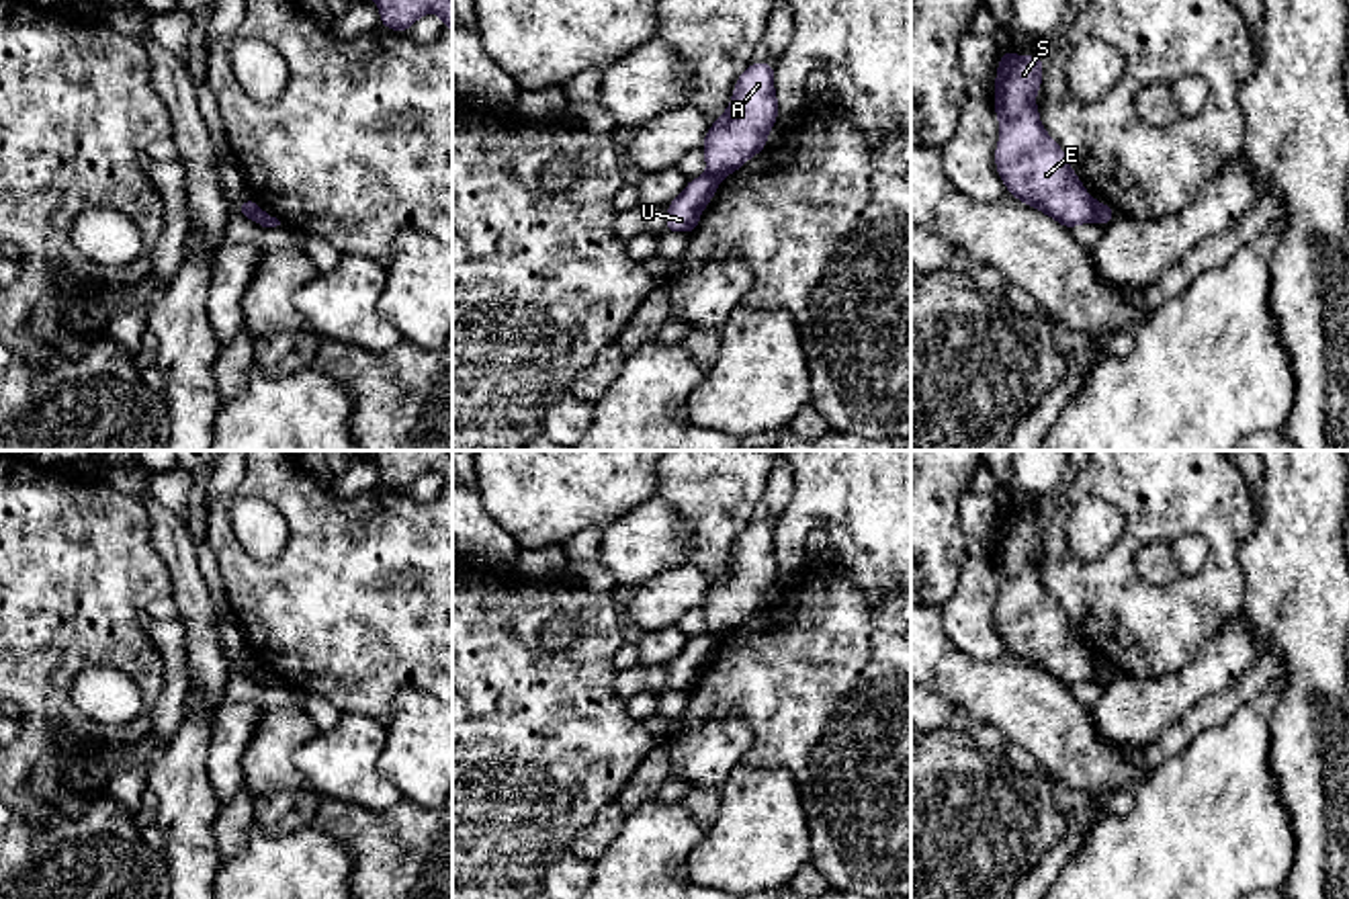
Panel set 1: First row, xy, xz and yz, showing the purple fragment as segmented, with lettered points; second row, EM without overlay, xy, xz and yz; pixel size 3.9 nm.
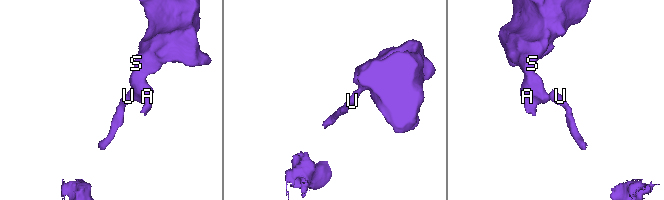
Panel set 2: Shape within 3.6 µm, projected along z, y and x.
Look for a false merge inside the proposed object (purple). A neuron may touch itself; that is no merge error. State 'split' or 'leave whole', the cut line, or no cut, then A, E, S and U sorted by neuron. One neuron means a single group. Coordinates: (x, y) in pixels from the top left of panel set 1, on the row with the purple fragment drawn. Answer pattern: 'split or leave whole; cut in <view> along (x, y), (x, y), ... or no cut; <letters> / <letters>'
split; cut in yz along (1092, 203), (1098, 220); A E S / U

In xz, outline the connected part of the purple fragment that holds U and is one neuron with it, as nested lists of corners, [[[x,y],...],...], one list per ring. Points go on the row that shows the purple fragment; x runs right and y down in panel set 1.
[[[706,174],[690,178],[684,192],[667,205],[667,223],[663,231],[692,233],[698,227],[702,209],[712,201],[719,178]]]

